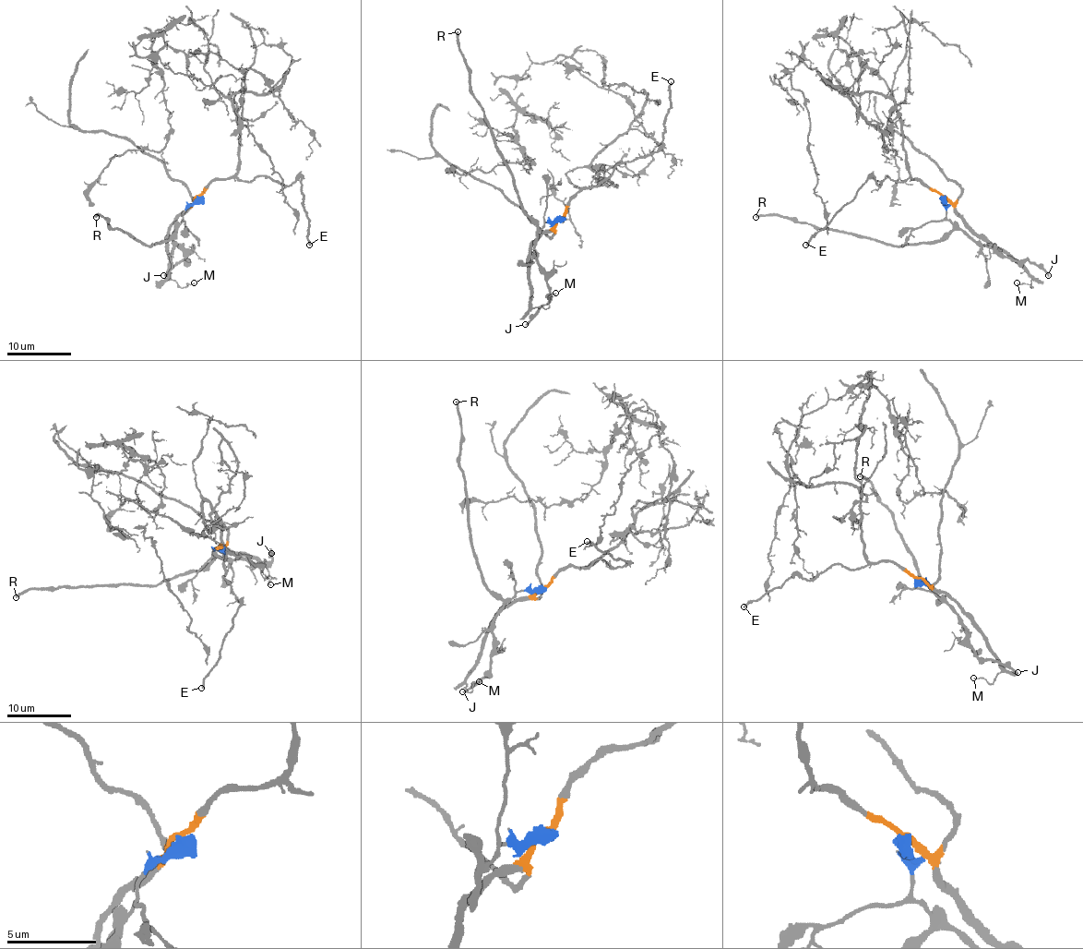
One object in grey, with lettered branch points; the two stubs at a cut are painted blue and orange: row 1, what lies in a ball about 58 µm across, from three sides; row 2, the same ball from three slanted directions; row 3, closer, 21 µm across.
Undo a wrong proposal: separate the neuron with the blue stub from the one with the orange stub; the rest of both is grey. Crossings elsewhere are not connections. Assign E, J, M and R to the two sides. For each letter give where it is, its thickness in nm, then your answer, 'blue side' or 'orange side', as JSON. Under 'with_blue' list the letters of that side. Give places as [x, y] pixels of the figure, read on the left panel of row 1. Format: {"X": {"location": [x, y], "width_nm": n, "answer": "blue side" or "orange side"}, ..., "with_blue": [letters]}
{"E": {"location": [309, 245], "width_nm": 280, "answer": "orange side"}, "J": {"location": [163, 275], "width_nm": 260, "answer": "blue side"}, "M": {"location": [194, 282], "width_nm": 120, "answer": "orange side"}, "R": {"location": [96, 217], "width_nm": 280, "answer": "blue side"}, "with_blue": ["J", "R"]}

